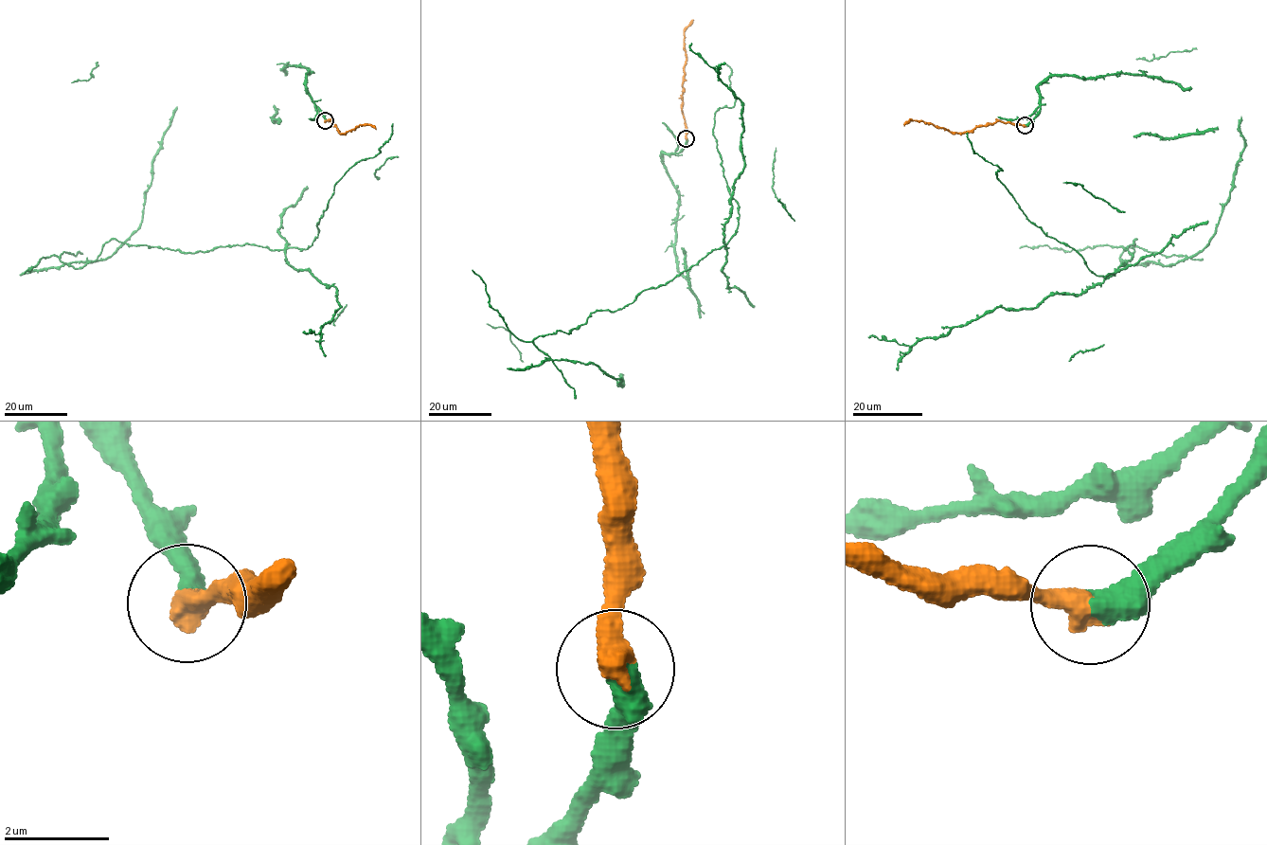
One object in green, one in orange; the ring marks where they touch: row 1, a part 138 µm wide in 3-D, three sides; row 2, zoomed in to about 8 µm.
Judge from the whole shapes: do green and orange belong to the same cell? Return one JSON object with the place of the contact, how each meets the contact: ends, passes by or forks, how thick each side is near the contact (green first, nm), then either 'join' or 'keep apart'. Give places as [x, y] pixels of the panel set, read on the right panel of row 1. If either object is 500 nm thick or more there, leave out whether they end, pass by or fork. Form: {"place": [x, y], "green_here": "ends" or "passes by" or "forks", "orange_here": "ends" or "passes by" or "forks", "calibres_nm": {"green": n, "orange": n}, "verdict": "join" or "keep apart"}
{"place": [1025, 125], "calibres_nm": {"green": 480, "orange": 500}, "verdict": "join"}

